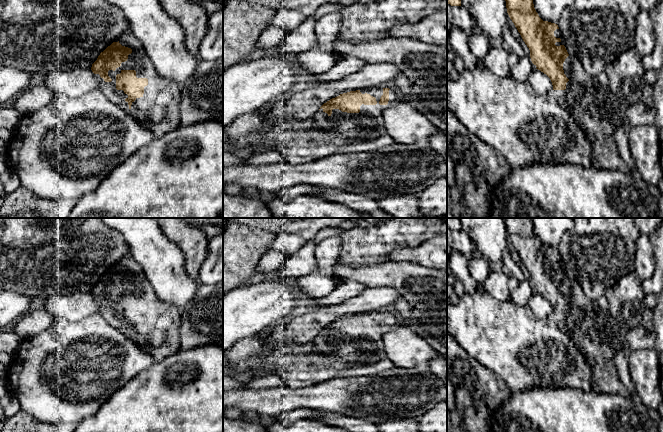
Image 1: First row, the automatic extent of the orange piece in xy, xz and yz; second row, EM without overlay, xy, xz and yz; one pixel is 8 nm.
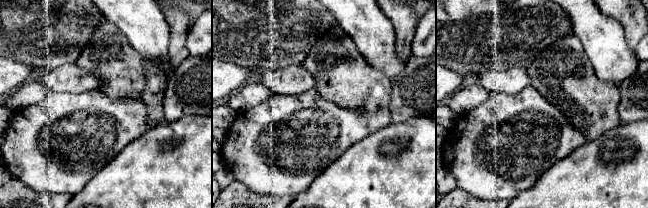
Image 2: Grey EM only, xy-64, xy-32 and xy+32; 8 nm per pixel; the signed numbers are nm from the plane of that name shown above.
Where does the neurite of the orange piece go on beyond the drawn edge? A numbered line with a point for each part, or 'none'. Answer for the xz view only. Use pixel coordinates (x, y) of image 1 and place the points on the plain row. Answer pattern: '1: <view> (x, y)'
1: xz (368, 348)

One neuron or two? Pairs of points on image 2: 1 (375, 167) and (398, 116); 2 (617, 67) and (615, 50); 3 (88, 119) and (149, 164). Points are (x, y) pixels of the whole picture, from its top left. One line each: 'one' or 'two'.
1: two
2: one
3: two

